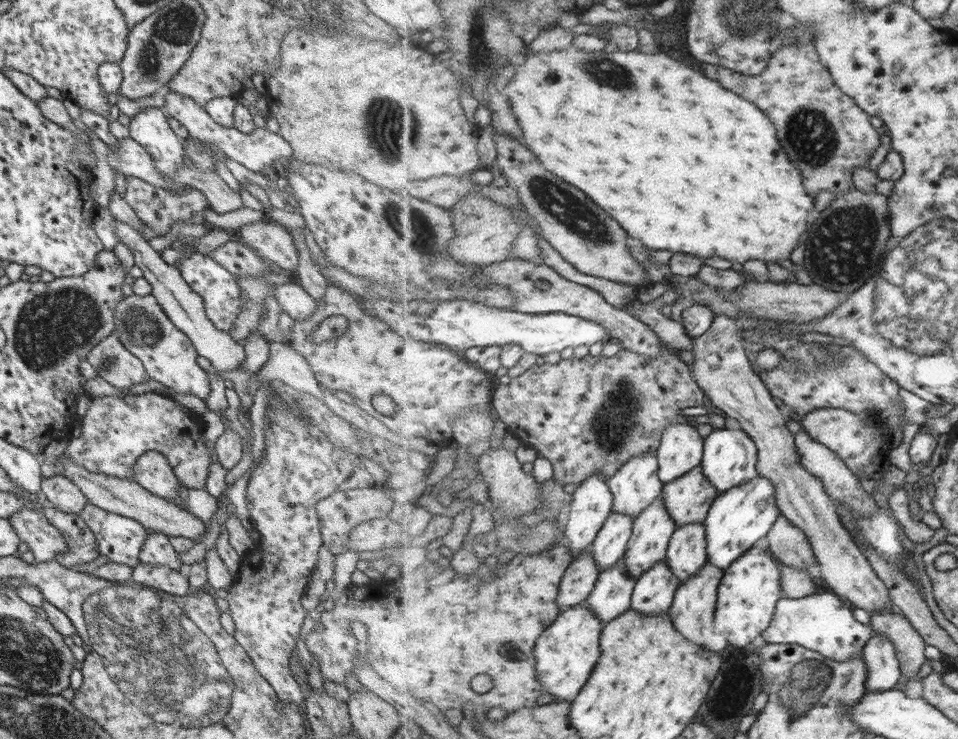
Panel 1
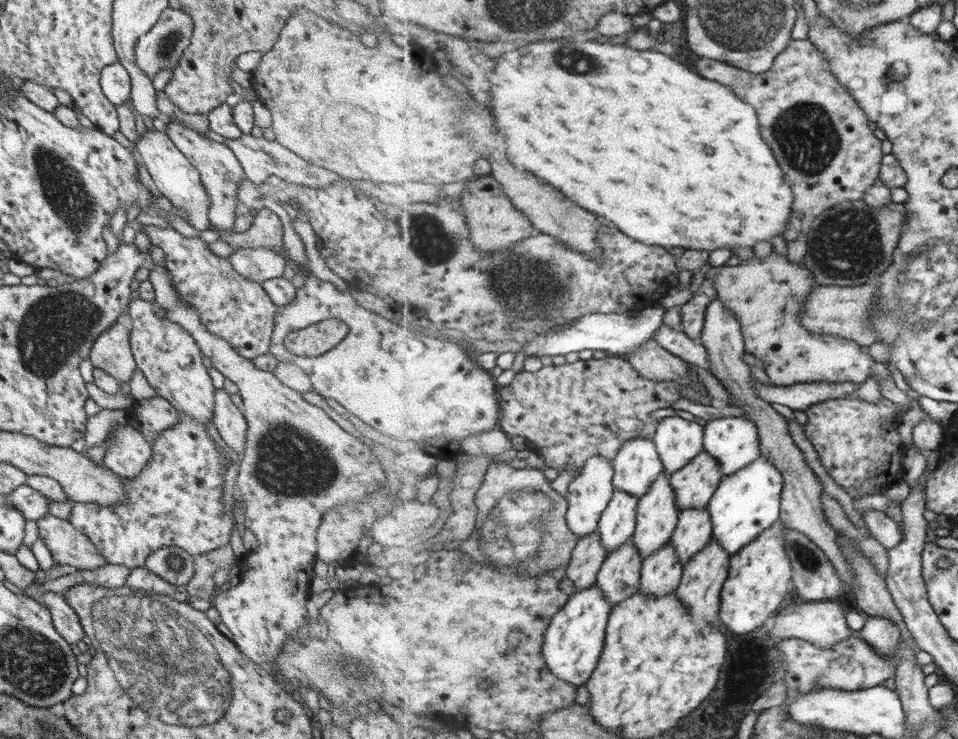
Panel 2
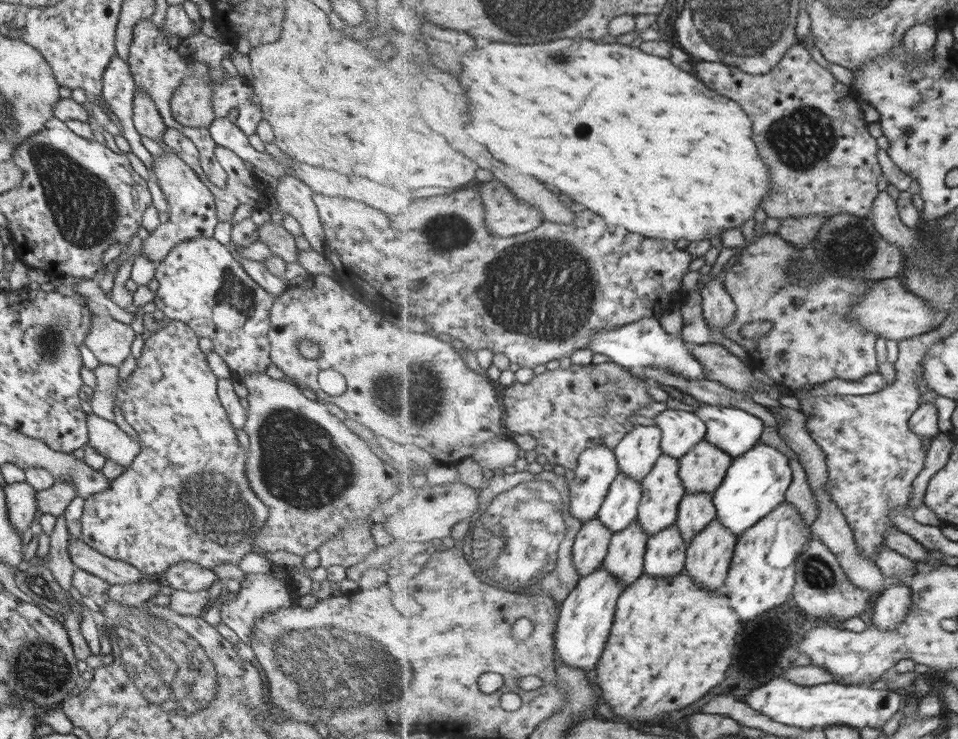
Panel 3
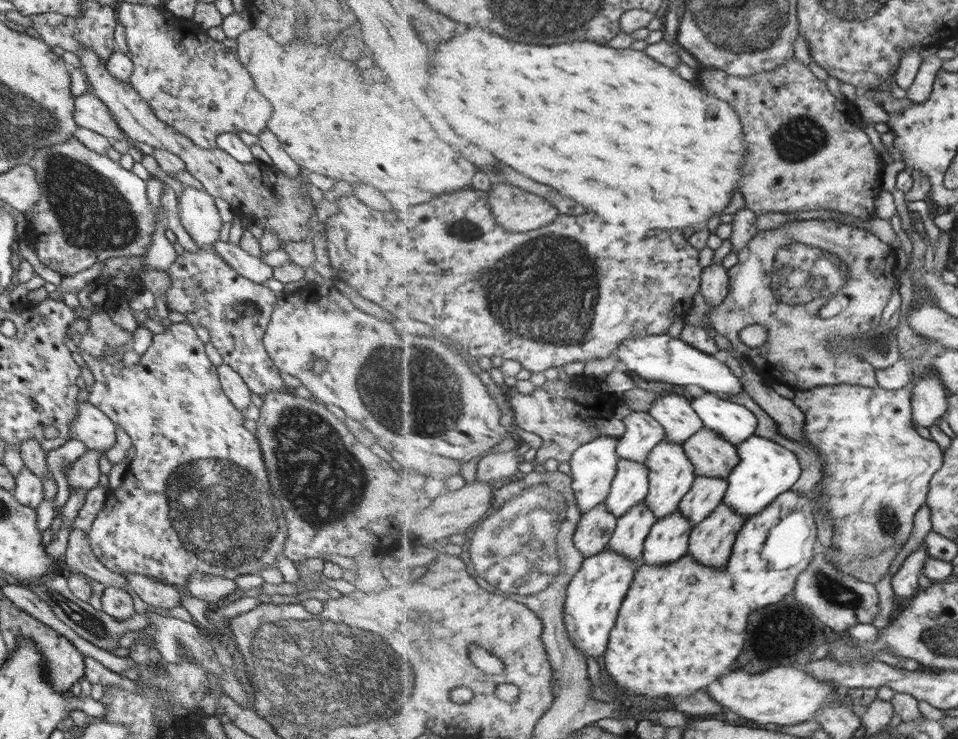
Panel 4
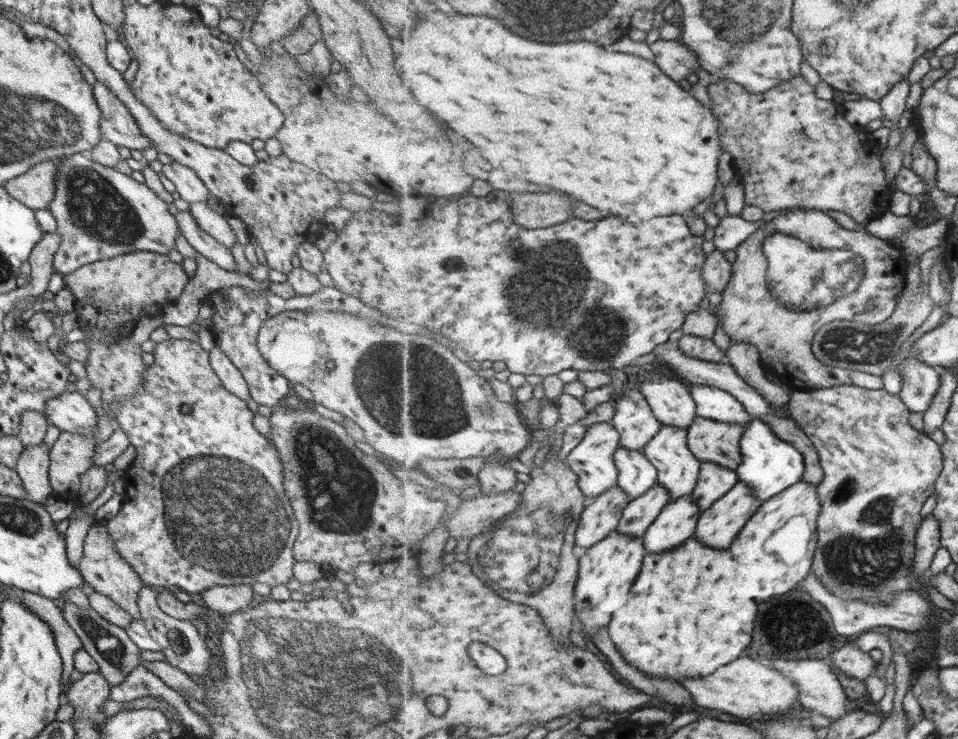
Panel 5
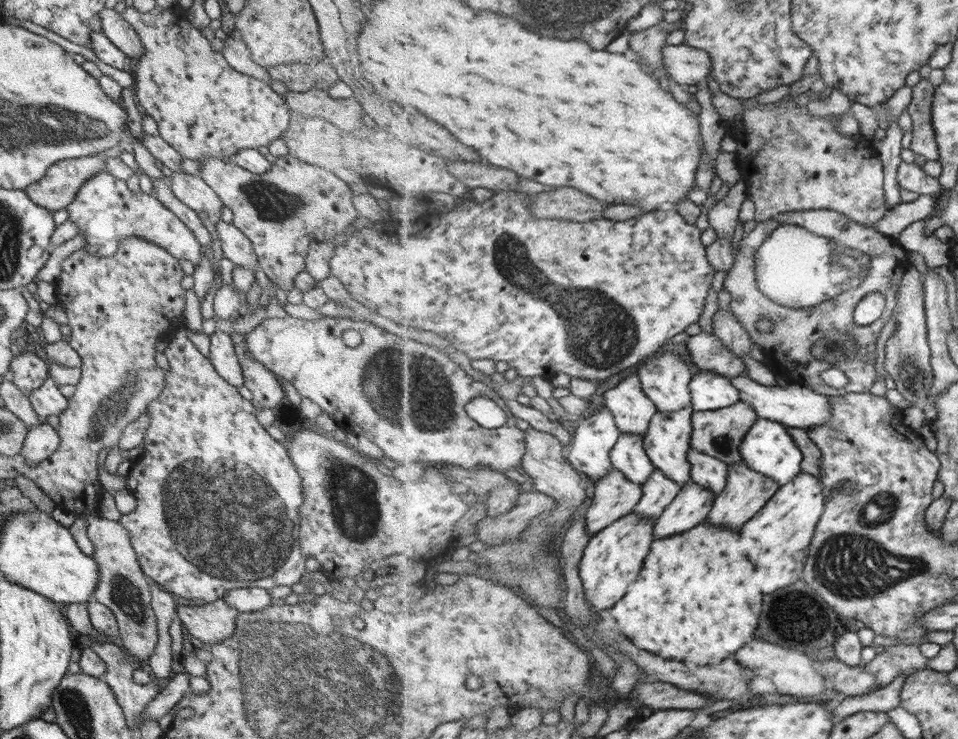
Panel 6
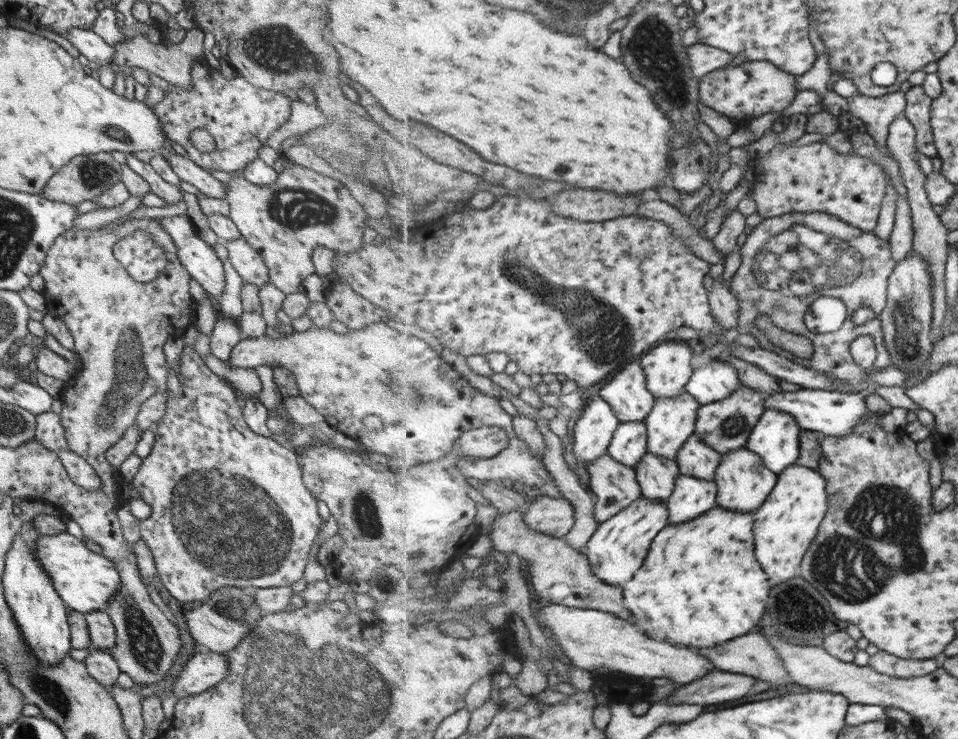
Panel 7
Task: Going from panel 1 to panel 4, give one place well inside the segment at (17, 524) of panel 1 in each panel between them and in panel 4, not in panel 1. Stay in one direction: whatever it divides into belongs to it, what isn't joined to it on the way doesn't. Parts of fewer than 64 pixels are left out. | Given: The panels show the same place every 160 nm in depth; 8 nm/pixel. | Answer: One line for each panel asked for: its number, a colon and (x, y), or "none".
2: (67, 545)
3: (113, 571)
4: (156, 594)

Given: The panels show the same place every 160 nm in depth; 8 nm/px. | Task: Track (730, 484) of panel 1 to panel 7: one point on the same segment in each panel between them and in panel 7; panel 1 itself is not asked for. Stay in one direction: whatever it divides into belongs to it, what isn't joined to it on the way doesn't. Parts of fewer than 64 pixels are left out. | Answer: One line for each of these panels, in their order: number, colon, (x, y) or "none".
2: (735, 441)
3: (736, 431)
4: (736, 423)
5: (712, 402)
6: (712, 391)
7: (715, 381)

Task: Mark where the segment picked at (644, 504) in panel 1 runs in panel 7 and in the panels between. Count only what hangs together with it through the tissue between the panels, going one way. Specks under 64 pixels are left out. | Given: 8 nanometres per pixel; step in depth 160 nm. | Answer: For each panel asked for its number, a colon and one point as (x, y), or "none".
2: (638, 465)
3: (637, 454)
4: (643, 433)
5: (634, 418)
6: (633, 409)
7: (629, 394)

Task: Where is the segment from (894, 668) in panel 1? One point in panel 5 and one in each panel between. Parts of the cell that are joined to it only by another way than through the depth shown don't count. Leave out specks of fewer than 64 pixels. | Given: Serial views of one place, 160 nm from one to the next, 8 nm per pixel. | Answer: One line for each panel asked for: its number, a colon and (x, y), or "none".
2: (882, 634)
3: (893, 607)
4: (905, 582)
5: (928, 542)

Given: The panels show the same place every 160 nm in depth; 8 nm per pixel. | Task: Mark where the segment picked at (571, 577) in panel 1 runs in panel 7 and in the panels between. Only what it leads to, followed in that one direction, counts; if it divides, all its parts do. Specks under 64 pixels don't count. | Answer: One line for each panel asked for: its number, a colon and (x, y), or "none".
2: (590, 554)
3: (591, 545)
4: (595, 530)
5: (602, 515)
6: (615, 496)
7: (615, 486)

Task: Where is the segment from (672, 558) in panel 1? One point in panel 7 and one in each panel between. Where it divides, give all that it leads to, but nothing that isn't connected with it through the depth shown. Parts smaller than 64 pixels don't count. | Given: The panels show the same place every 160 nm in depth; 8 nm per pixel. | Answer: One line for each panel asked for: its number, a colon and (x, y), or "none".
2: (695, 529)
3: (697, 510)
4: (707, 493)
5: (716, 481)
6: (712, 473)
7: (697, 459)

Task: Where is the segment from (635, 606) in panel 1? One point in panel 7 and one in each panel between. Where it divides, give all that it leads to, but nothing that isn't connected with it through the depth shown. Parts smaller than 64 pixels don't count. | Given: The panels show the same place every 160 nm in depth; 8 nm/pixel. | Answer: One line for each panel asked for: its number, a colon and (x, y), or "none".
2: (662, 572)
3: (666, 557)
4: (669, 541)
5: (677, 524)
6: (691, 507)
7: (693, 497)

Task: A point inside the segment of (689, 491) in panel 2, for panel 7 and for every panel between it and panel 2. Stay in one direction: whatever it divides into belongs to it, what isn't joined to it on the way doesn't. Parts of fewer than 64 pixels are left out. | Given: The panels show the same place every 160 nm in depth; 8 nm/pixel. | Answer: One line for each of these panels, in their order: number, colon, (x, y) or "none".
3: (703, 469)
4: (714, 456)
5: (710, 440)
6: (720, 433)
7: (726, 425)

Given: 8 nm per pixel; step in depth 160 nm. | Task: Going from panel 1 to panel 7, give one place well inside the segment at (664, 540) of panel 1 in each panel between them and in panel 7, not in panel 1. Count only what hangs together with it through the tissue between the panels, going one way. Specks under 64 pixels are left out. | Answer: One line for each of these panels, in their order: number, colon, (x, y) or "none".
2: (658, 515)
3: (664, 489)
4: (672, 475)
5: (678, 468)
6: (668, 441)
7: (672, 421)

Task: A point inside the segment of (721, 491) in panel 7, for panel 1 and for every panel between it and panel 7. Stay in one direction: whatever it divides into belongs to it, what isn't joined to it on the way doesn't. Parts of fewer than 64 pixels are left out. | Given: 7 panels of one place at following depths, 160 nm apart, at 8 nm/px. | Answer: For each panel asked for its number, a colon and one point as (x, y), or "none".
1: (693, 610)
2: (704, 576)
3: (709, 558)
4: (712, 542)
5: (719, 525)
6: (748, 491)

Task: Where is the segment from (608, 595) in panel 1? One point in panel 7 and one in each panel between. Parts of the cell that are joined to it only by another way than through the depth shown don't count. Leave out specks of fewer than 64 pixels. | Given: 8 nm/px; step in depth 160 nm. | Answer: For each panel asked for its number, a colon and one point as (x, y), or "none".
2: (620, 577)
3: (626, 556)
4: (629, 537)
5: (641, 513)
6: (659, 491)
7: (657, 475)

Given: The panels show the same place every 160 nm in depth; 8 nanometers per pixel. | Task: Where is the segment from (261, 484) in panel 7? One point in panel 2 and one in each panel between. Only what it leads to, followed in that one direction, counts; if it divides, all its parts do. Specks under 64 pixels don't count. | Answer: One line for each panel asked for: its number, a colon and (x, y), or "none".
2: (175, 500)
3: (185, 496)
4: (195, 496)
5: (203, 505)
6: (217, 497)

